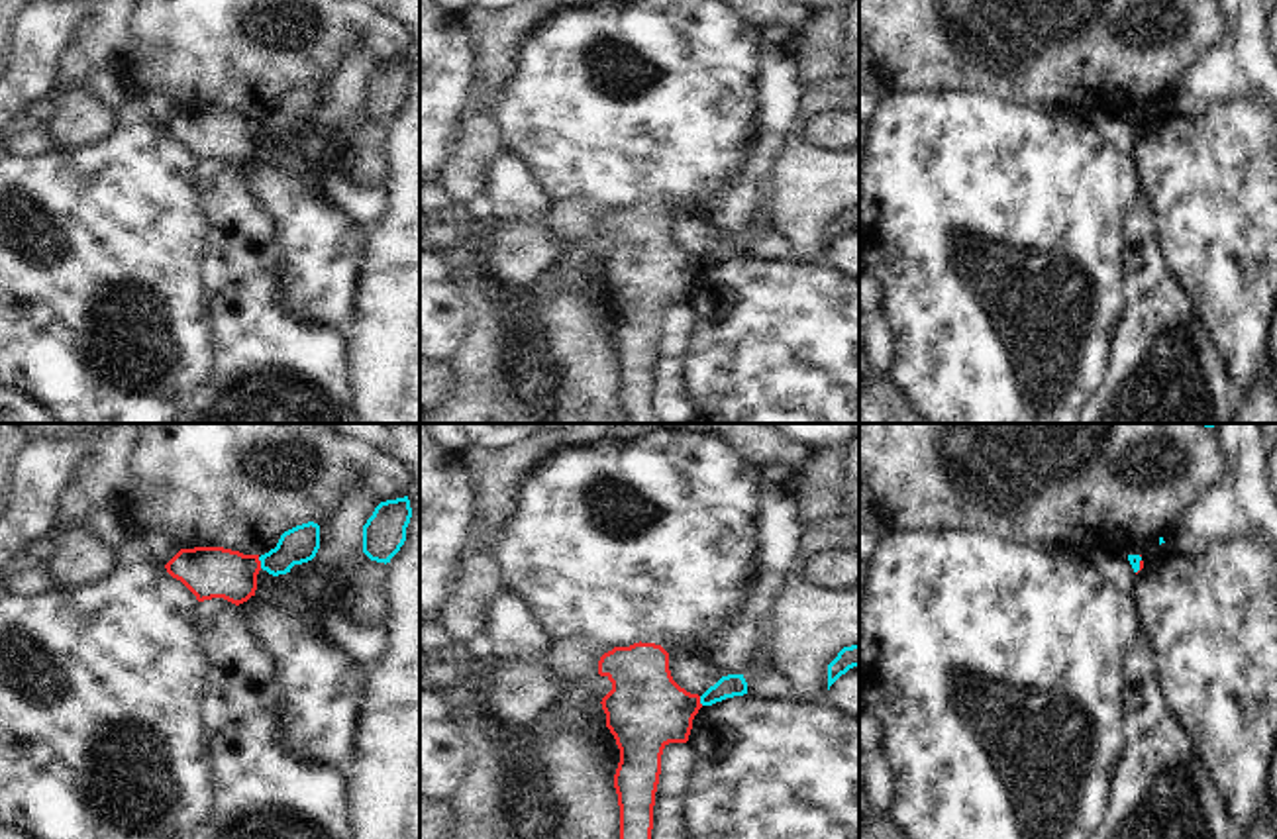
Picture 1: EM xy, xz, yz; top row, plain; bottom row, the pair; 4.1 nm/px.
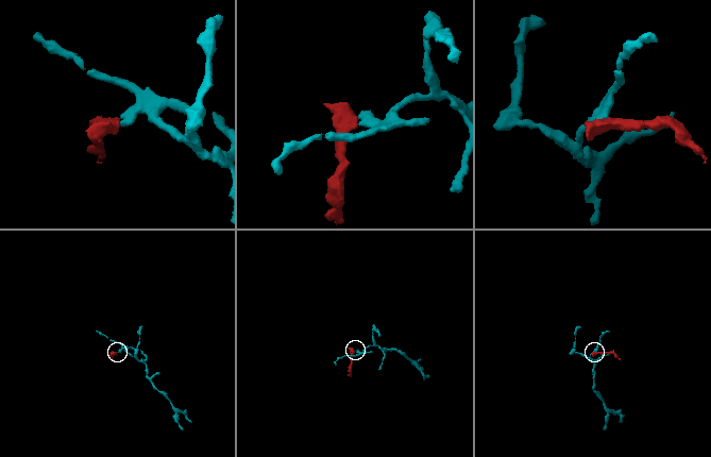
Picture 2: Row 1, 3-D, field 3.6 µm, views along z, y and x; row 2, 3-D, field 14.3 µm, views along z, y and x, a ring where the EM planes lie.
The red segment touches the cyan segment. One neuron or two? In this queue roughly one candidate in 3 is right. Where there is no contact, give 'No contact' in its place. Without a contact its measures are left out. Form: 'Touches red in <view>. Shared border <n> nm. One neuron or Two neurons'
Touches red in xy. Shared border 50 nm. Two neurons

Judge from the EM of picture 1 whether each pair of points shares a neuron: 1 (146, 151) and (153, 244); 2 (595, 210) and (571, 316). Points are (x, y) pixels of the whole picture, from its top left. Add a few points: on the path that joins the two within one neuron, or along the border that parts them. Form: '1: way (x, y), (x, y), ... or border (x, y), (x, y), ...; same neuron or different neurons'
1: way (146, 175), (146, 220); same neuron
2: way (571, 236), (567, 291); same neuron

